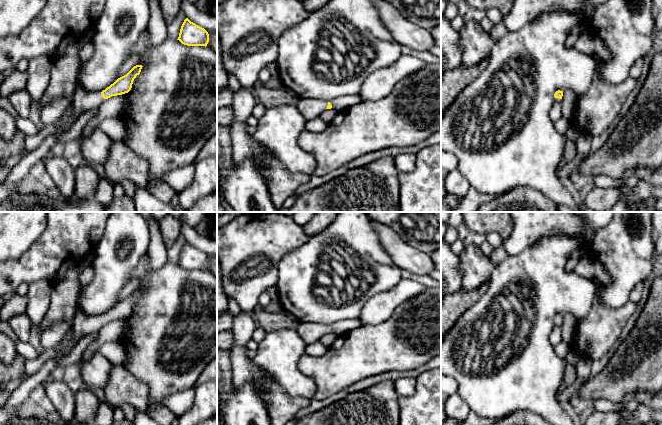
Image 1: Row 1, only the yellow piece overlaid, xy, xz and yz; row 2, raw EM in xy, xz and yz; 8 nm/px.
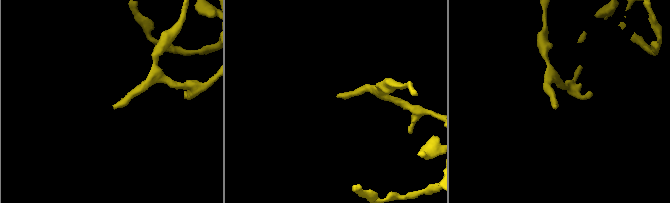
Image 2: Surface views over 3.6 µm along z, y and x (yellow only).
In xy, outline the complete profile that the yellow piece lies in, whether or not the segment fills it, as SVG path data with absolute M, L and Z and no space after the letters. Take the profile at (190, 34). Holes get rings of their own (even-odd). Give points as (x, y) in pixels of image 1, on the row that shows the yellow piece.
M186 18L181 26L178 39L187 46L207 46L209 42L208 32Z

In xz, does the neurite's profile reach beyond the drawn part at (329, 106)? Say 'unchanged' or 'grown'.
grown

